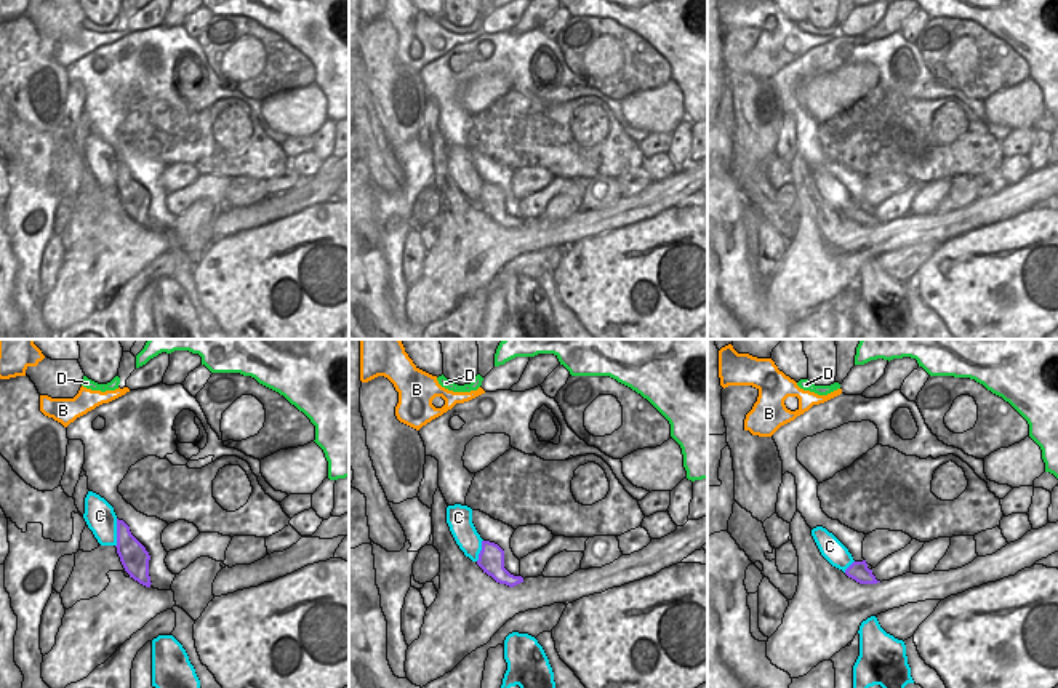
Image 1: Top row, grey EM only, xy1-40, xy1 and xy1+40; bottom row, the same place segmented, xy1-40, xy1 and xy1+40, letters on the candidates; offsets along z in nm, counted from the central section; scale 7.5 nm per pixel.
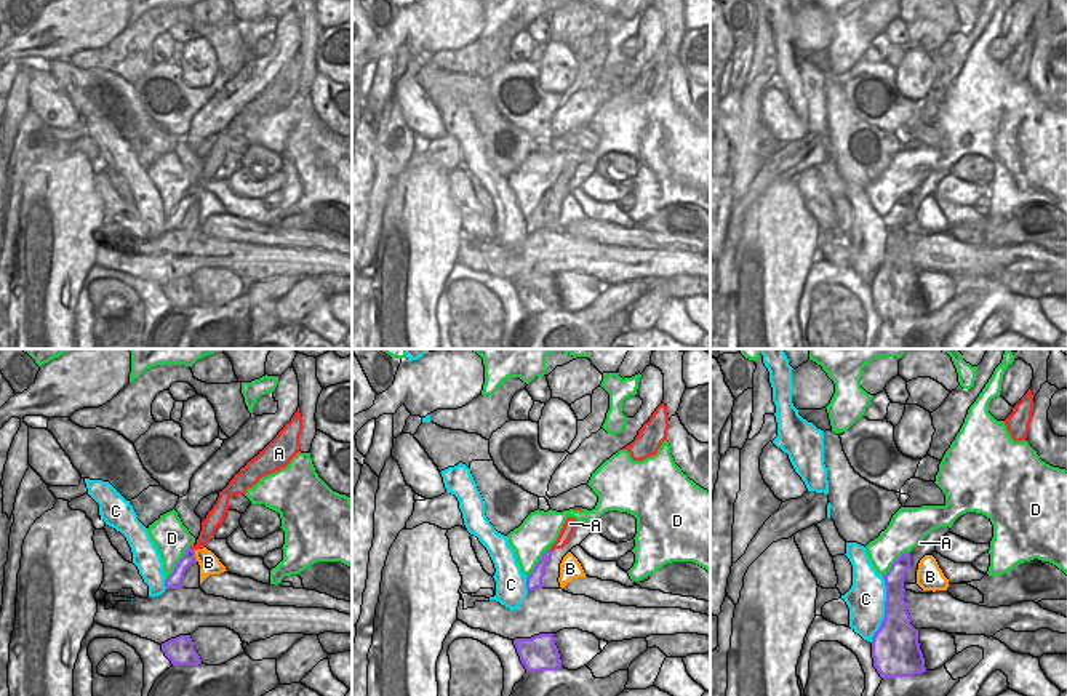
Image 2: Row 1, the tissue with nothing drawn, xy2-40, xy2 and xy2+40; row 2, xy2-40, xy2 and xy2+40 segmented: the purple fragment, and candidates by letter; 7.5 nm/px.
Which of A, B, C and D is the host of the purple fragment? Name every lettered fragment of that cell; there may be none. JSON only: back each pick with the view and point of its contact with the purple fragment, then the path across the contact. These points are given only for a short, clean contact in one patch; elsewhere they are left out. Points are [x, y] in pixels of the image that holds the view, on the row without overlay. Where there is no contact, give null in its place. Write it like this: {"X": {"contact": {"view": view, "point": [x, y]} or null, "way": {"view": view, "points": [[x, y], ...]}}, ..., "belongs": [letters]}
{"A": {"contact": {"view": "xy2-40", "point": [192, 191]}, "way": {"view": "xy2-40", "points": [[176, 218], [192, 191], [205, 178], [211, 164]]}}, "belongs": ["A"]}

